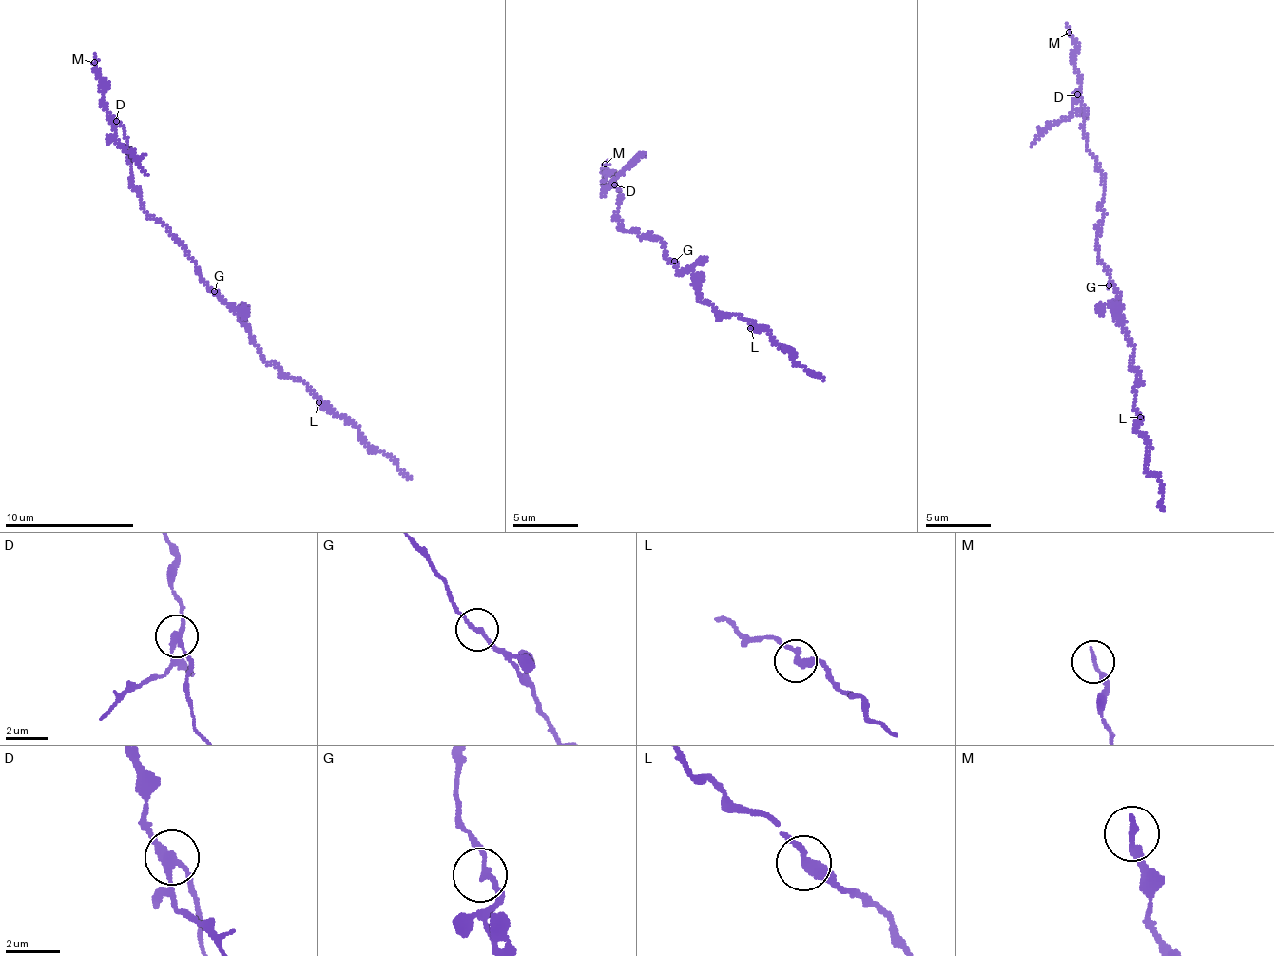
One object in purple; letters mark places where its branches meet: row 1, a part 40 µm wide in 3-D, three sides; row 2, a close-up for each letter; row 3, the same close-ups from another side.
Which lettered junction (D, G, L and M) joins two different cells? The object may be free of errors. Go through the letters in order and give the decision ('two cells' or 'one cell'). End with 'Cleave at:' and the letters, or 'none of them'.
D: two cells
G: one cell
L: one cell
M: one cell
Cleave at: D

